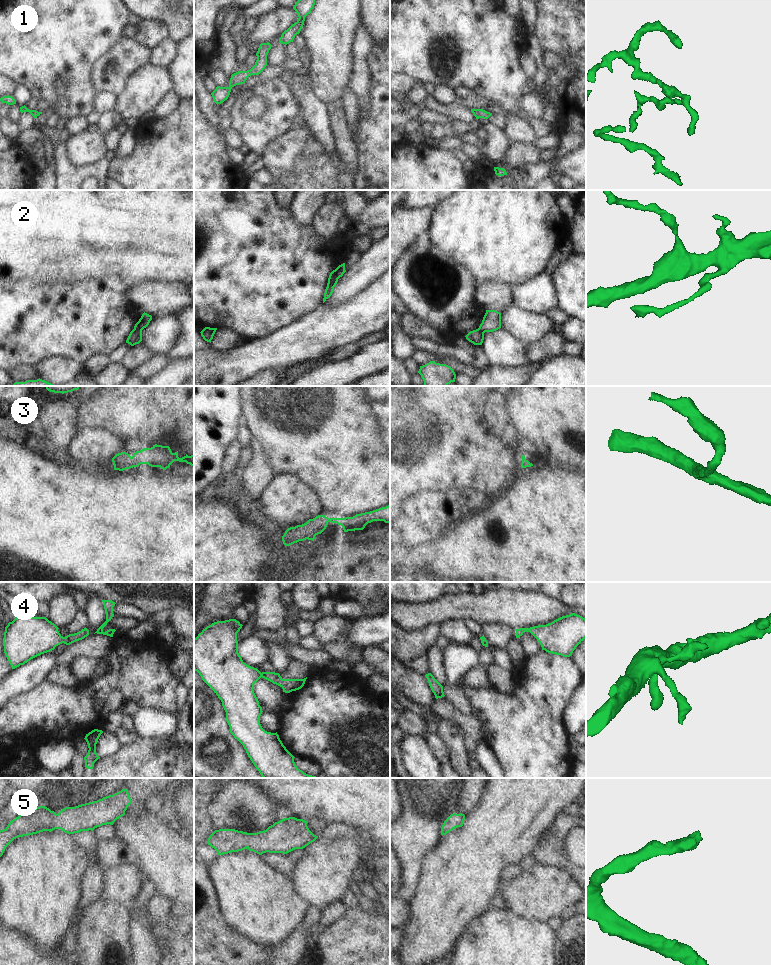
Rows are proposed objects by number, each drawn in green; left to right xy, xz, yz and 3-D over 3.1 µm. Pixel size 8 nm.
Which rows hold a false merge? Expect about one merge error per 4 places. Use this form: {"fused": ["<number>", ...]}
{"fused": ["2"]}

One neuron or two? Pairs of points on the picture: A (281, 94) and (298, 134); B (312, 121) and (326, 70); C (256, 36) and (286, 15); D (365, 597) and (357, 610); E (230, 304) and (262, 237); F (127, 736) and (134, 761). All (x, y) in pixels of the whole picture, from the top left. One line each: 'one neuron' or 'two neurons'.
A: two neurons
B: two neurons
C: one neuron
D: two neurons
E: one neuron
F: two neurons

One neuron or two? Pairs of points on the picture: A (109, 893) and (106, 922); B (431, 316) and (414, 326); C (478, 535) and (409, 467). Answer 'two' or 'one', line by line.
A: two
B: two
C: two

